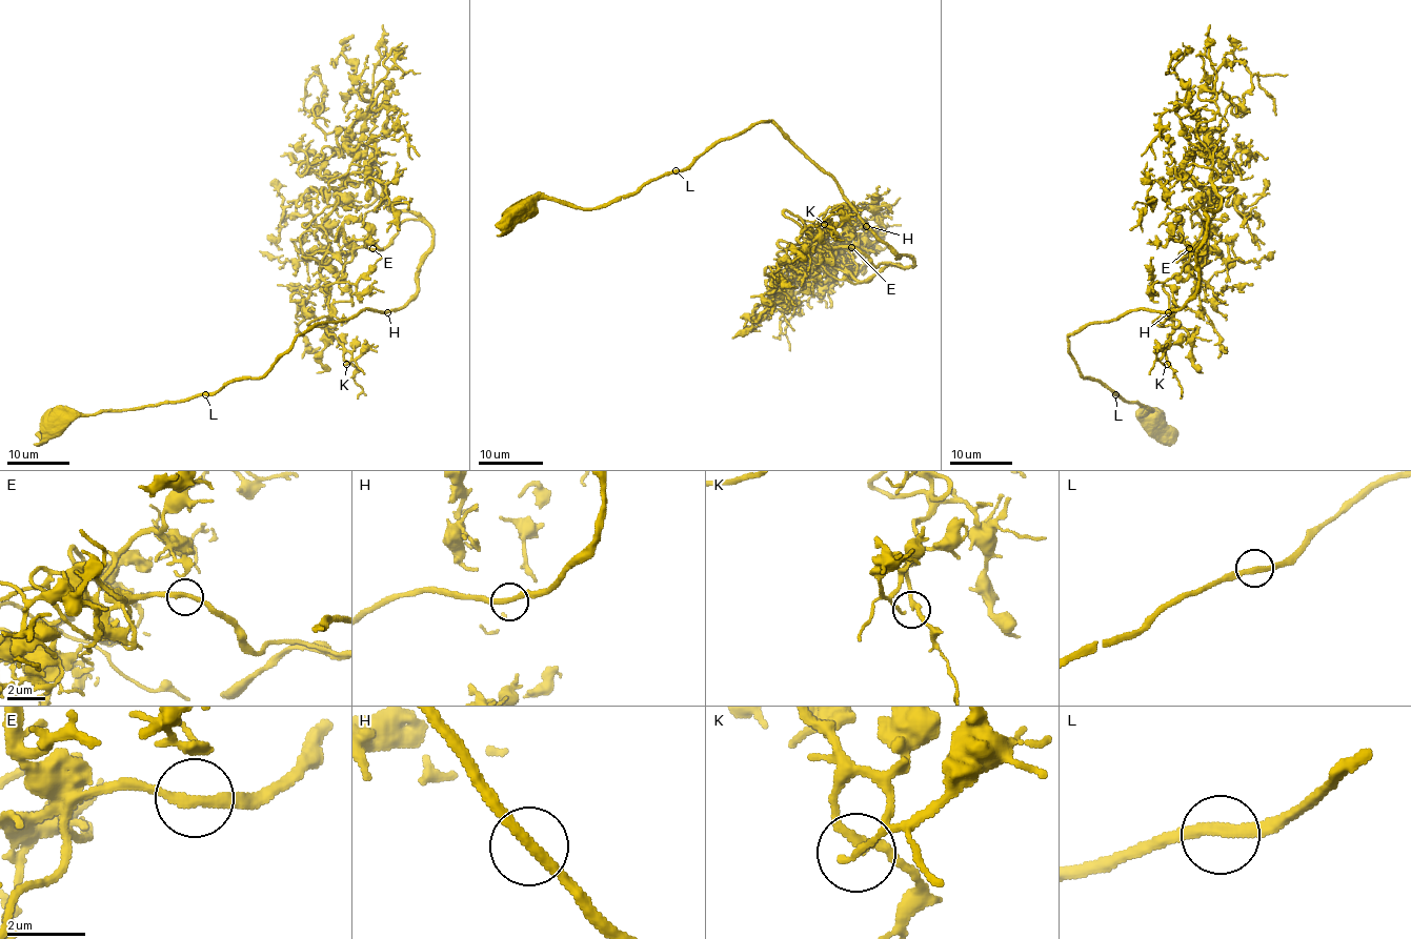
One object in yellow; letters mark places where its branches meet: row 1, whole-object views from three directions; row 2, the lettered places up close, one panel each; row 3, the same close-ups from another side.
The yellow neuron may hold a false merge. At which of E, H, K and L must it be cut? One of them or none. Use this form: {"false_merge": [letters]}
{"false_merge": []}

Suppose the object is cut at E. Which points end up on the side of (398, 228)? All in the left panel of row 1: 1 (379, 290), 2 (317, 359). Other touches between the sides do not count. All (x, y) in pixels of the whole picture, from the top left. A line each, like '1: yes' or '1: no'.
1: no
2: no

